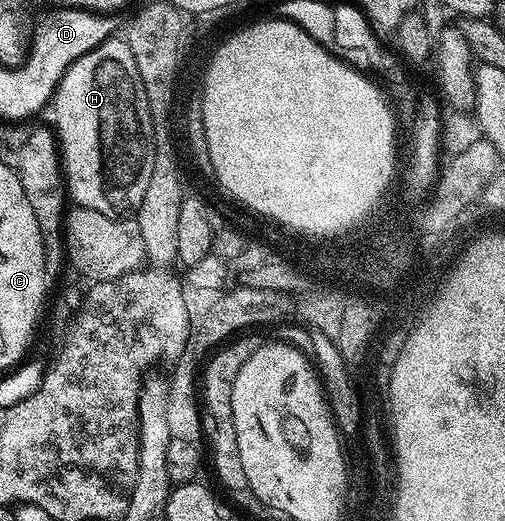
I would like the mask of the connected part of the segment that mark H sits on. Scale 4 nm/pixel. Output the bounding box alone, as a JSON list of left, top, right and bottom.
[50,39,155,217]

